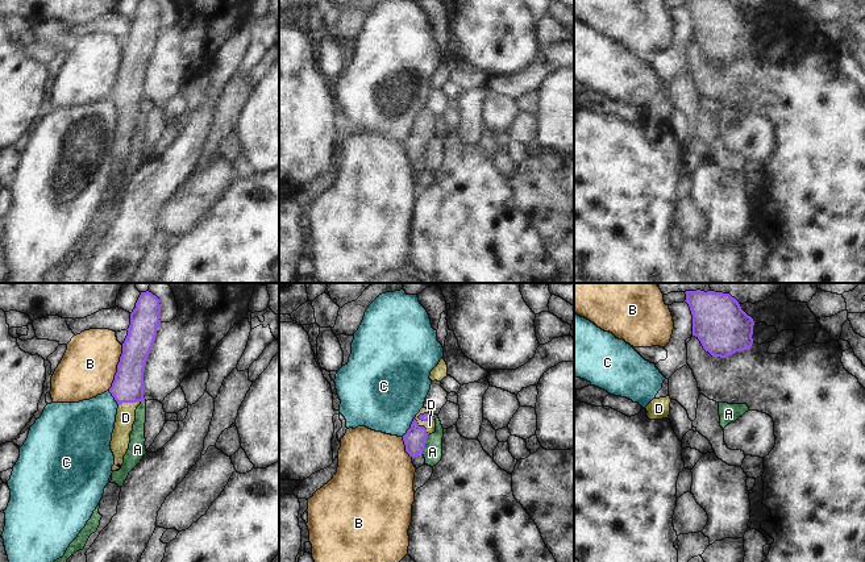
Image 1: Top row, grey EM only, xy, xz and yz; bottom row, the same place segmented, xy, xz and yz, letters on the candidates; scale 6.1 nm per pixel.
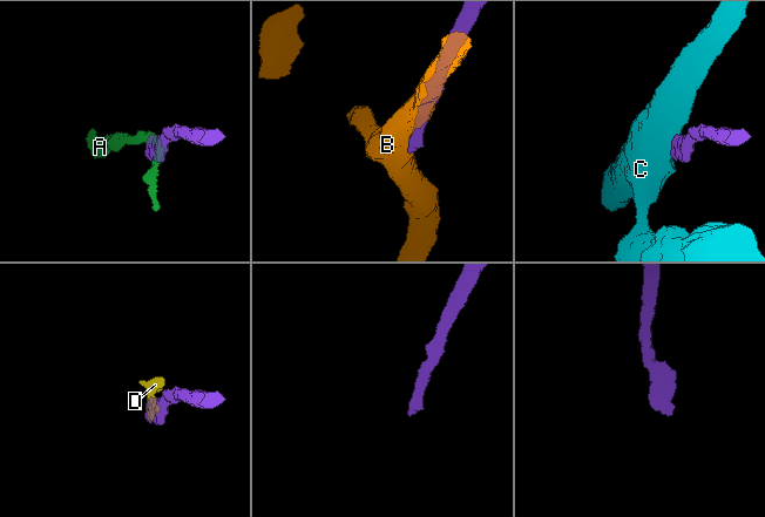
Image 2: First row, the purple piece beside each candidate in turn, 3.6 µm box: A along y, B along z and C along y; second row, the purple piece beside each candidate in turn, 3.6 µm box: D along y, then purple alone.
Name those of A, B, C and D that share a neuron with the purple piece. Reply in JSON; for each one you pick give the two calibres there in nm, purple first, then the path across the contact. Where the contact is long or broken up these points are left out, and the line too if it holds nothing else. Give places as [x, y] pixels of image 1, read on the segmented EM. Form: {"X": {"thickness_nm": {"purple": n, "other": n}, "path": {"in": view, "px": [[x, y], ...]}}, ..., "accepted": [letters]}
{"D": {"thickness_nm": {"purple": 190, "other": 120}, "path": {"in": "xy", "px": [[128, 386], [129, 402], [125, 417]]}}, "accepted": ["D"]}

